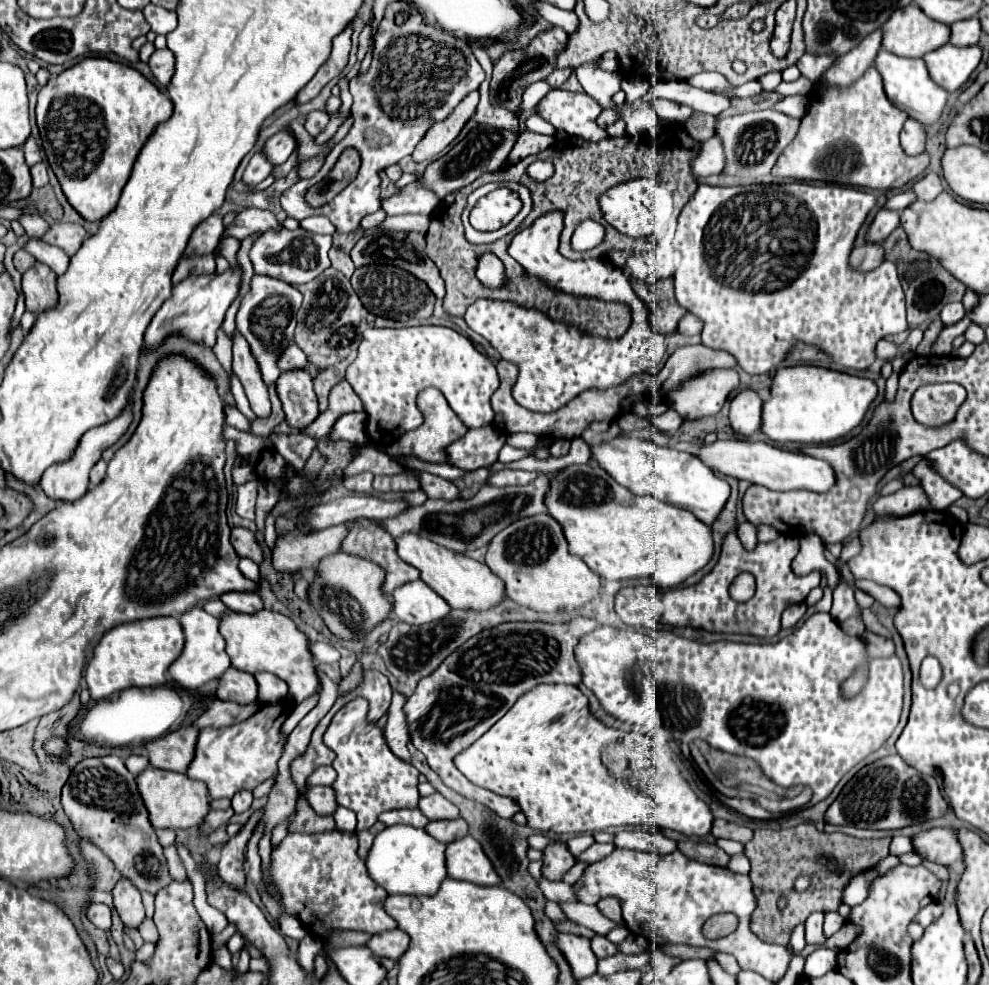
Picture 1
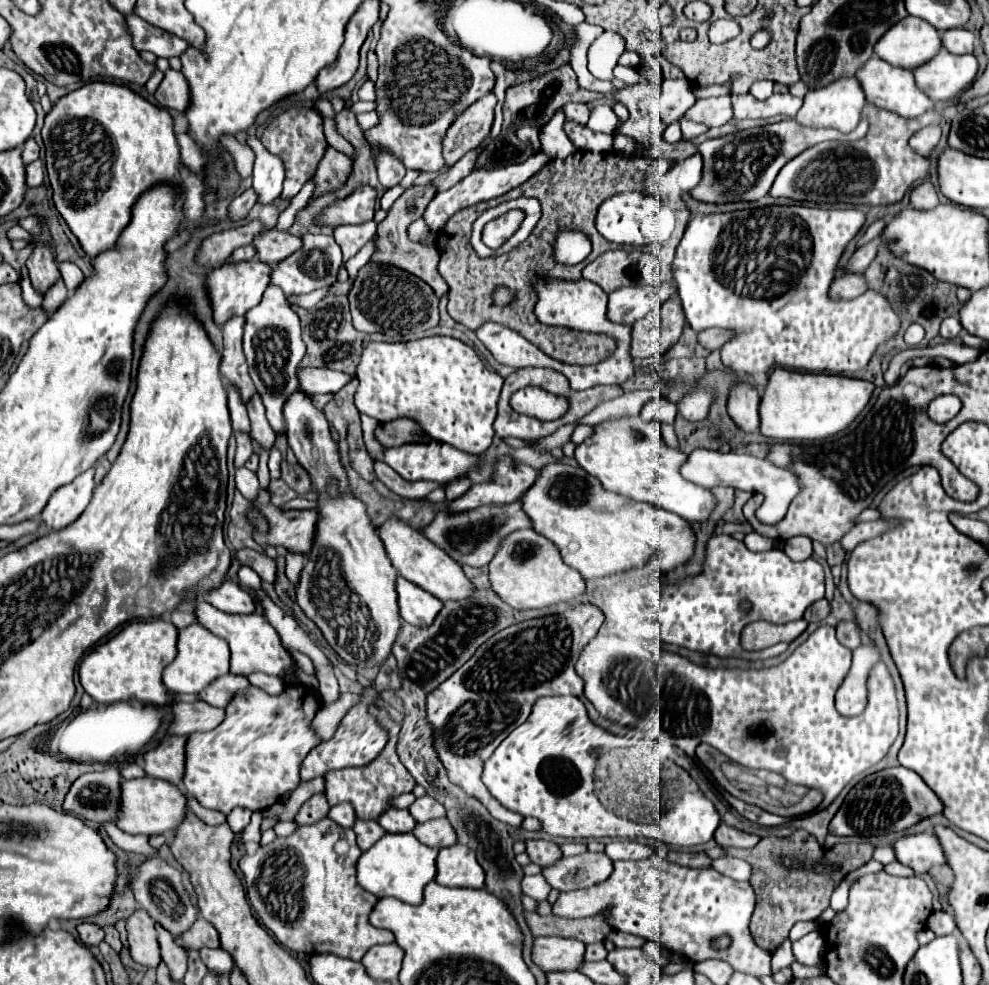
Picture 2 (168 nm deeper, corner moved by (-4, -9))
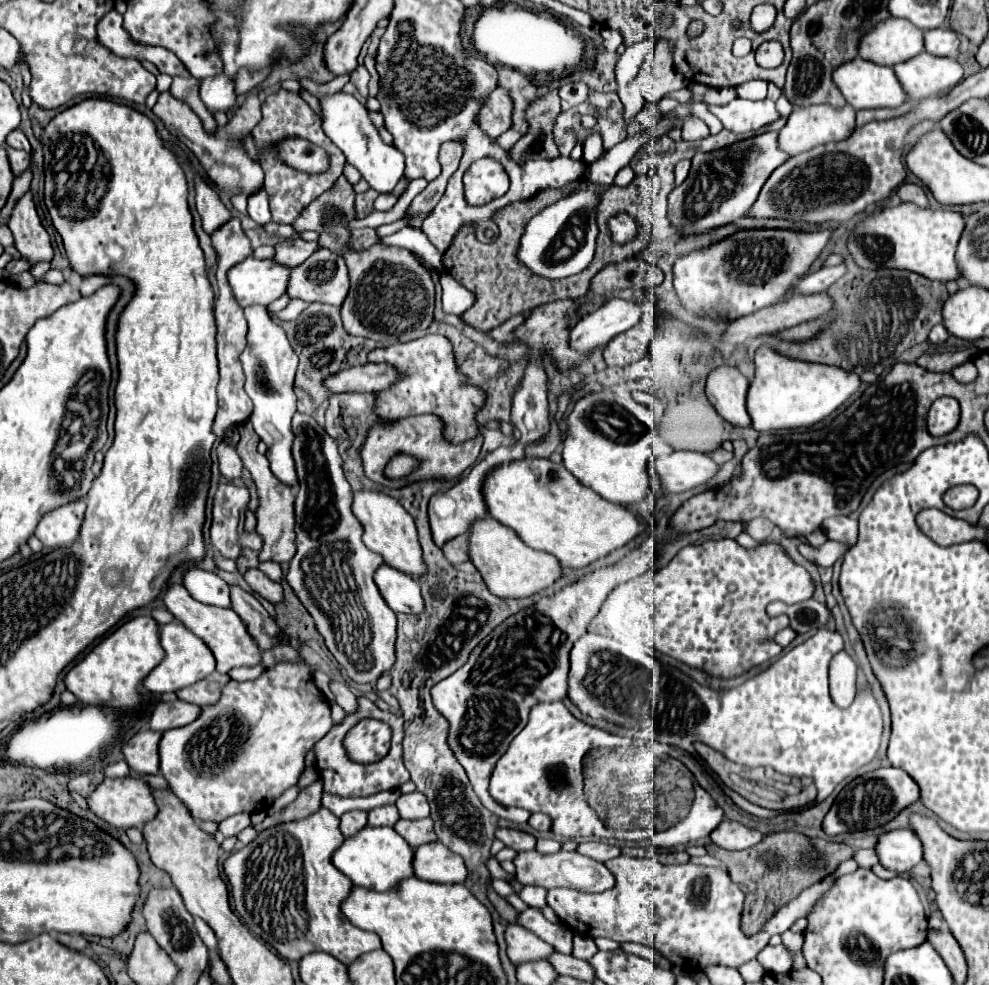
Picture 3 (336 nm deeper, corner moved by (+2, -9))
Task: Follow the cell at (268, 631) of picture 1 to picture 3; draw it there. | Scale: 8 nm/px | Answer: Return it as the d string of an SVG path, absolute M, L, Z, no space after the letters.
M172 584L164 598L162 598L166 610L184 624L192 634L196 634L214 654L216 658L216 672L230 672L238 666L256 666L260 664L260 648L252 640L252 636L246 630L246 624L242 624L240 616L232 608L218 608L218 606L206 606L198 600L194 600L188 590L182 584Z

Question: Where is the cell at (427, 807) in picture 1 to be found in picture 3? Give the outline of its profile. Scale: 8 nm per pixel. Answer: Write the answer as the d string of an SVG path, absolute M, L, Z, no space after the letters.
M410 792L410 794L402 794L396 800L396 808L400 812L400 818L404 820L416 820L416 818L426 818L430 816L430 806L424 794L420 792Z

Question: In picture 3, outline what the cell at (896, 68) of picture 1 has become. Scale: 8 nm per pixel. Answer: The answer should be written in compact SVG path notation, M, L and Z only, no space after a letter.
M856 56L856 60L850 60L848 64L842 64L832 72L834 84L840 88L842 96L854 110L864 110L864 108L896 108L908 100L906 92L902 90L896 74L888 66L878 66L874 62L862 60Z

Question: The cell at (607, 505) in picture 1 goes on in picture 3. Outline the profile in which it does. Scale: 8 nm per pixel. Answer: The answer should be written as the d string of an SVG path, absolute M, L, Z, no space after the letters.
M522 458L496 466L486 476L482 490L492 518L512 528L524 544L556 556L568 568L584 568L622 548L644 530L636 514L596 496L596 492L580 484L562 464L554 464L548 458Z

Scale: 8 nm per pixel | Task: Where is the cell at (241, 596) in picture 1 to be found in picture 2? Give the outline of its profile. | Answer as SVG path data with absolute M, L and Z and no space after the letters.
M226 580L218 590L204 594L204 600L210 602L214 608L228 612L228 614L254 614L256 602L254 598L240 590L240 586L232 580Z

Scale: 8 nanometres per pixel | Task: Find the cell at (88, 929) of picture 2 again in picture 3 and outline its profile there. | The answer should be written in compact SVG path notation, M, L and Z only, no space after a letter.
M58 934L56 940L58 940L60 944L64 944L64 946L68 946L68 948L74 950L74 952L84 950L86 944L88 944L88 942L86 942L82 936L78 936L78 934Z

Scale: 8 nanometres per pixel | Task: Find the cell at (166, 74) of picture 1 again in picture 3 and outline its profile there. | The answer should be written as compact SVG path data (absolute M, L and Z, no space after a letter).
M170 92L160 94L158 104L154 106L154 114L164 122L166 130L178 138L202 164L206 170L206 176L210 182L214 182L218 188L228 192L230 196L234 194L246 194L252 196L252 192L258 192L264 188L264 172L258 162L250 160L244 156L242 144L236 144L236 140L242 140L244 134L248 134L258 122L260 122L260 100L256 94L250 94L242 106L236 108L232 118L228 120L226 126L218 126L214 132L206 132L202 126L202 120L188 108L188 104L176 100Z

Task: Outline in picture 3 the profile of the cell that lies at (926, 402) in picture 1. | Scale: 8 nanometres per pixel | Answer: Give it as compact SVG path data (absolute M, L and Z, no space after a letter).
M938 398L928 412L928 432L944 436L956 428L960 420L960 406L956 398Z

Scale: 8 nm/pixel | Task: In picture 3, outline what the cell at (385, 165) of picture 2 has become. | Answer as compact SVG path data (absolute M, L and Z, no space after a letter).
M346 92L320 96L318 102L322 112L324 134L344 152L346 162L352 164L362 174L362 178L370 184L370 188L376 190L378 194L392 192L398 180L404 176L404 154L398 148L382 142L376 126L368 116L368 108L360 104L352 94Z

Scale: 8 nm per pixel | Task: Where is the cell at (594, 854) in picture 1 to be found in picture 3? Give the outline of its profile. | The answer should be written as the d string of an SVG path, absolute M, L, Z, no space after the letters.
M536 850L518 852L512 862L516 866L516 880L520 884L542 886L546 890L556 888L556 886L568 886L580 892L604 892L614 886L614 876L602 862L580 856L578 852L562 852L562 850L556 854L540 854Z

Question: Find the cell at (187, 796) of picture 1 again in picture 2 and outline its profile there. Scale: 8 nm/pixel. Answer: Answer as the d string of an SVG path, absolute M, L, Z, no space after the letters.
M152 776L124 780L118 828L128 834L144 834L144 836L176 832L178 824L182 824L182 820L186 816L186 810L188 810L186 796L174 784L170 784L166 780L152 778Z

